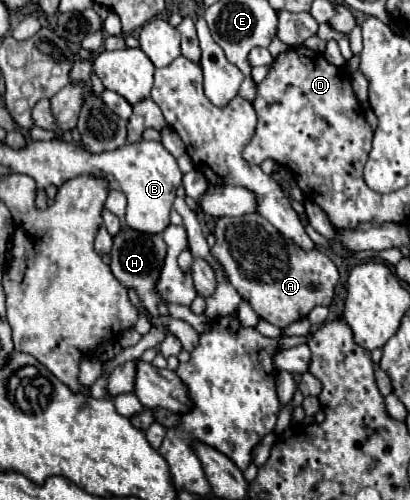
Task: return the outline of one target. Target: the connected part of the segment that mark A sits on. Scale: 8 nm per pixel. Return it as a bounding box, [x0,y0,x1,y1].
[211,214,339,328]

